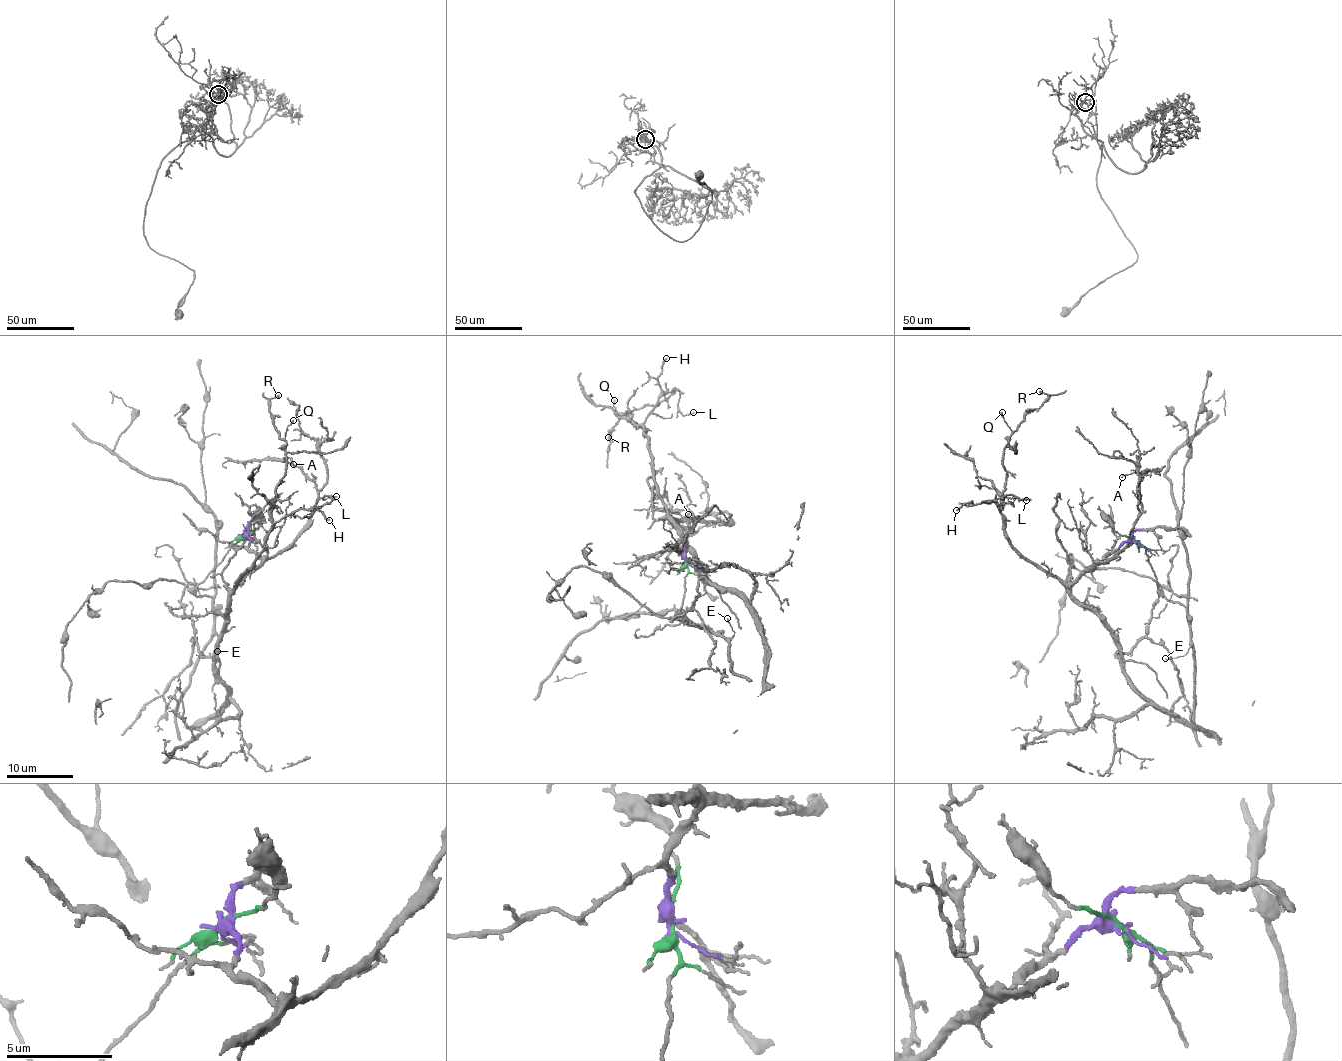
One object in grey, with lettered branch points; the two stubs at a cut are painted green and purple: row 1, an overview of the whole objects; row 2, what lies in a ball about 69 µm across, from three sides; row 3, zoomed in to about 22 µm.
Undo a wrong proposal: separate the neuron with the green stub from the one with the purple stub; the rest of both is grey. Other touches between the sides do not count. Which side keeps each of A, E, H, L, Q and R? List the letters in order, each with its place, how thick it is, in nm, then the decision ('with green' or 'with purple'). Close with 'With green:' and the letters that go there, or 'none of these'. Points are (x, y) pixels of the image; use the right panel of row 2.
A: place (1122, 477); calibre 130 nm; with purple
E: place (1165, 658); calibre 130 nm; with green
H: place (956, 510); calibre 150 nm; with purple
L: place (1026, 500); calibre 140 nm; with purple
Q: place (1002, 412); calibre 130 nm; with purple
R: place (1039, 391); calibre 140 nm; with purple
With green: E

